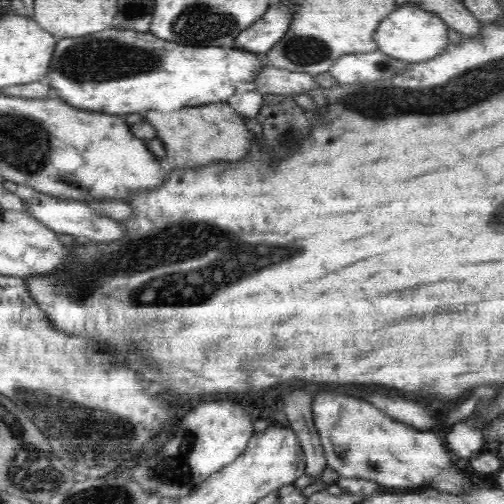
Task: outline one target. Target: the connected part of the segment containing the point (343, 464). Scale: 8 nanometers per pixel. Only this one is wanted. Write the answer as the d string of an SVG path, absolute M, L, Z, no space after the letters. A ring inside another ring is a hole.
M320 392L311 406L313 423L325 450L327 466L340 477L362 478L388 488L430 486L460 494L470 476L456 468L452 453L435 430L419 430L394 420L362 398L340 392Z

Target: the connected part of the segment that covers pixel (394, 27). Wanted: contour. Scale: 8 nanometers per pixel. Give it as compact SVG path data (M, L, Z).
M414 4L402 5L390 11L377 24L373 34L373 44L376 44L380 52L406 63L424 62L440 54L444 46L450 44L448 29L449 26L436 13L428 12Z

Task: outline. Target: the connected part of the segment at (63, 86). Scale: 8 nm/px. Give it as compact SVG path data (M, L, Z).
M108 28L82 37L58 39L48 68L47 84L58 98L69 105L89 112L124 116L142 114L144 110L180 110L180 106L204 106L206 103L227 102L236 92L256 91L256 76L264 68L263 56L244 49L219 46L184 46L164 41L154 34L135 30Z

